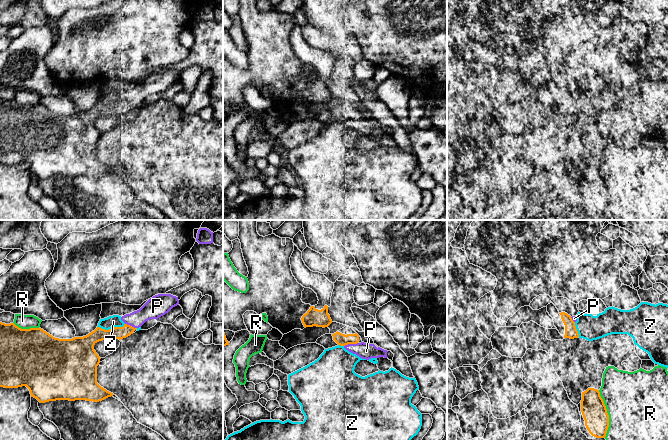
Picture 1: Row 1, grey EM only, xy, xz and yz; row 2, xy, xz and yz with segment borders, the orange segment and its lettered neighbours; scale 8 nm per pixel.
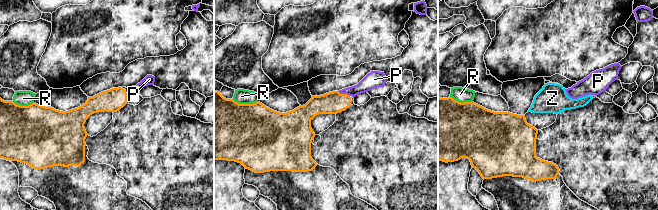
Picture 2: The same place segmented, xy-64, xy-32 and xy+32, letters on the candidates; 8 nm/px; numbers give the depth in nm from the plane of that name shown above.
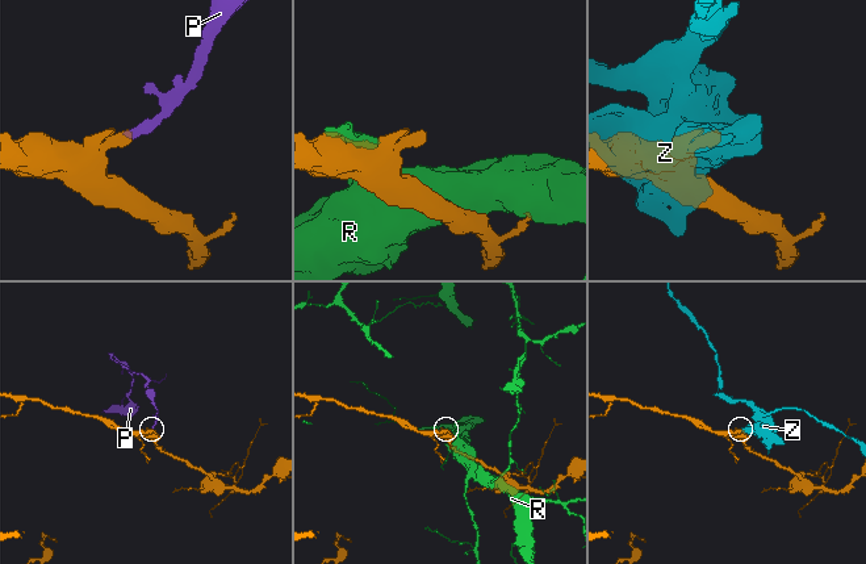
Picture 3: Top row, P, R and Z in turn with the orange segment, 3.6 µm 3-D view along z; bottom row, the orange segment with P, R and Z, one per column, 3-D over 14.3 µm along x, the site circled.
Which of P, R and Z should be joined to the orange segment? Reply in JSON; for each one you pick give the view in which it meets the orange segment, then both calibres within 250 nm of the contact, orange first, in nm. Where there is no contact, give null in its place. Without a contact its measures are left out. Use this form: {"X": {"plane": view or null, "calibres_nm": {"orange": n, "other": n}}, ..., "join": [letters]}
{"P": {"plane": "xz", "calibres_nm": {"orange": 100, "other": 130}}, "join": ["P"]}

